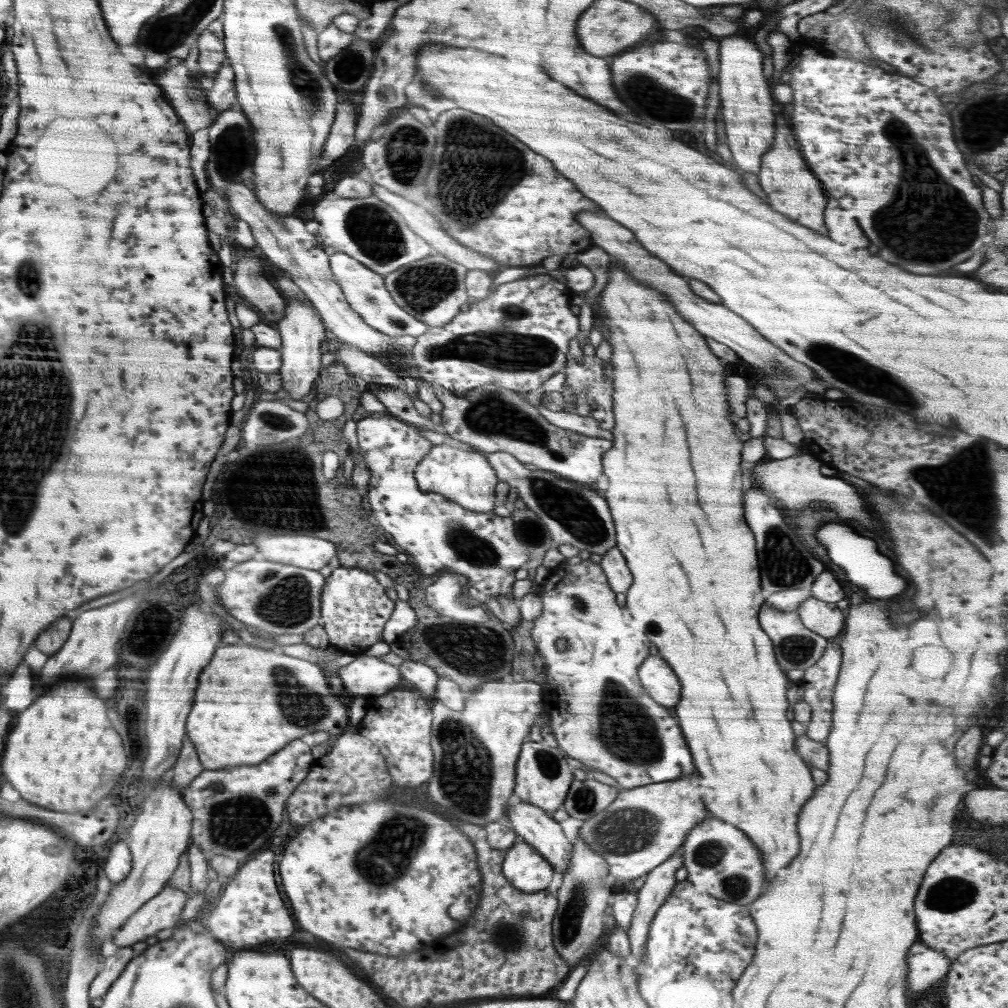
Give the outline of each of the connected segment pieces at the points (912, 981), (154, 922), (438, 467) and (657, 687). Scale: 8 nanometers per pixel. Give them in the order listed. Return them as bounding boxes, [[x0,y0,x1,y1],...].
[[906,941,954,999],[113,886,190,947],[415,436,499,512],[638,655,680,707]]

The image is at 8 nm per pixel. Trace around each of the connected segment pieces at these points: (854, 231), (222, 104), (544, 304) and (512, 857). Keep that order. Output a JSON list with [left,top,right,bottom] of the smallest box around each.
[[826,198,870,248],[207,60,237,114],[412,273,579,396],[502,840,554,892]]

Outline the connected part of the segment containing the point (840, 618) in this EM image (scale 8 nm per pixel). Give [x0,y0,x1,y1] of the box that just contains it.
[795,595,846,639]

